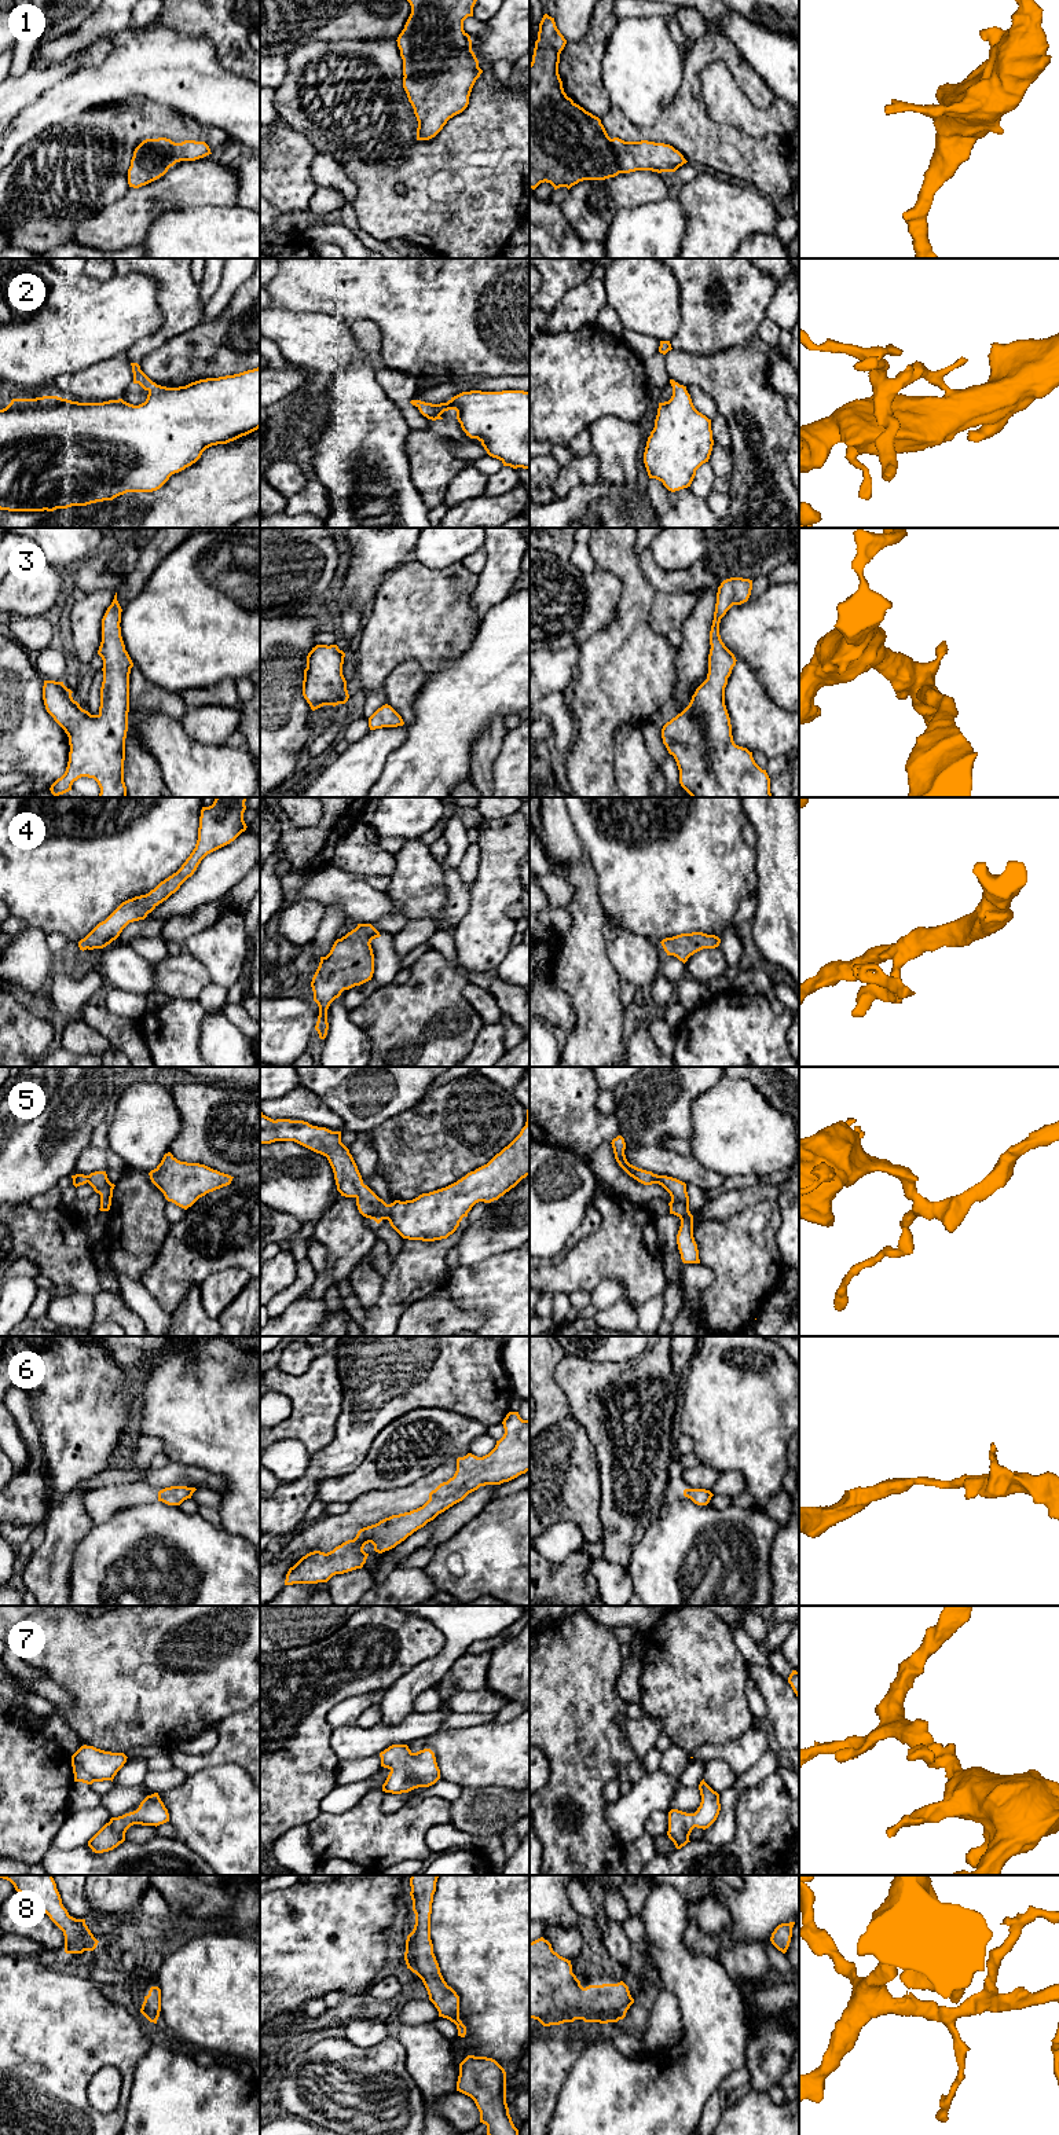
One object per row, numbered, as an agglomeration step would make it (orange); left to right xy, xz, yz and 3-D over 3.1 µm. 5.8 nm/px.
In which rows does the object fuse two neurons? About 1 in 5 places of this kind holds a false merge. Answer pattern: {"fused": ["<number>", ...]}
{"fused": []}

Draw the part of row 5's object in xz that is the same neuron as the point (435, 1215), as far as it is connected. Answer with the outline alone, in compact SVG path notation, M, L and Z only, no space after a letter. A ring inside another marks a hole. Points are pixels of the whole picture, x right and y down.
M260 1109L260 1145L275 1141L294 1141L326 1156L341 1196L355 1197L363 1217L377 1224L388 1219L391 1226L408 1240L447 1239L476 1203L498 1200L530 1175L530 1109L520 1134L487 1164L446 1188L391 1204L363 1184L349 1149L341 1142L341 1131L312 1126L304 1120L274 1120Z

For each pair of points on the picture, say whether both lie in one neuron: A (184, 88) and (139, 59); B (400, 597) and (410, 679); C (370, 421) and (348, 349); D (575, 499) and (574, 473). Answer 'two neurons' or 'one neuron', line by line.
A: one neuron
B: two neurons
C: two neurons
D: two neurons

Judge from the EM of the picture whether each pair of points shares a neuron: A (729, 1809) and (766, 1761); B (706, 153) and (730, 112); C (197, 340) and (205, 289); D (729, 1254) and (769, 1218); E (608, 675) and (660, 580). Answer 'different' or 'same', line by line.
A: same
B: different
C: different
D: same
E: different

